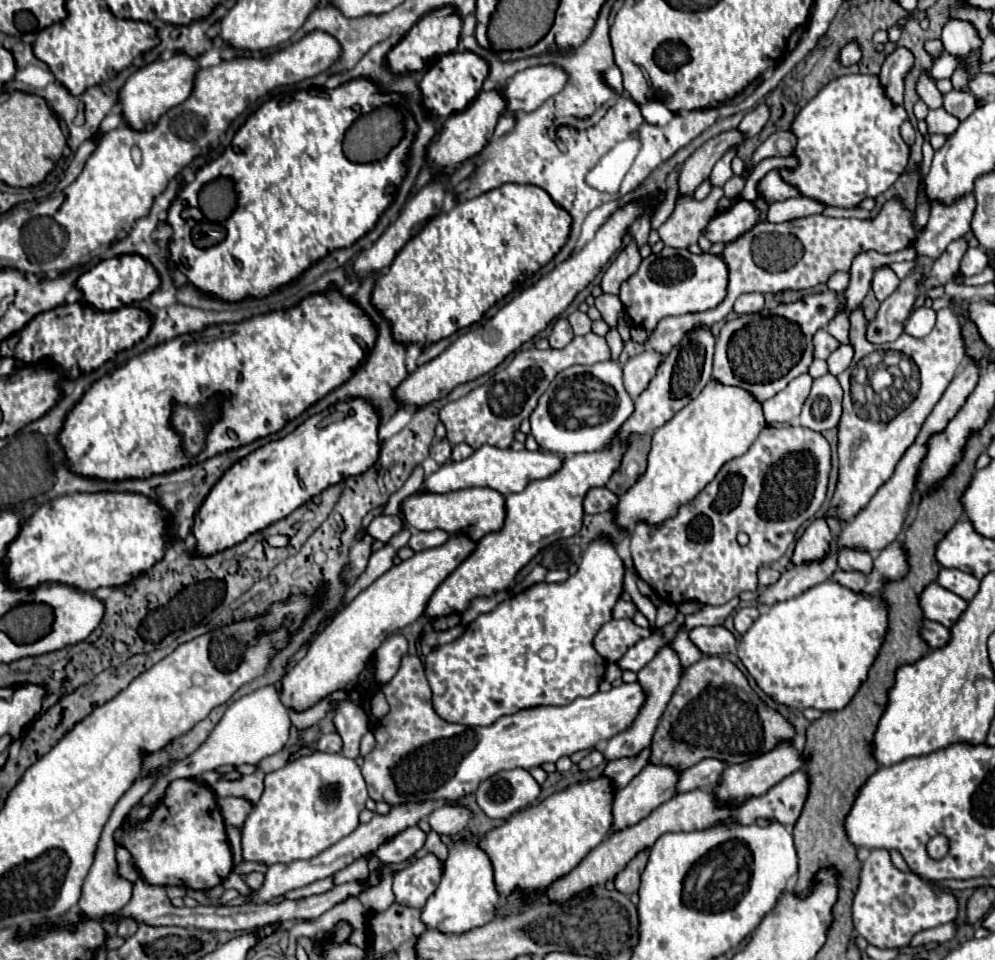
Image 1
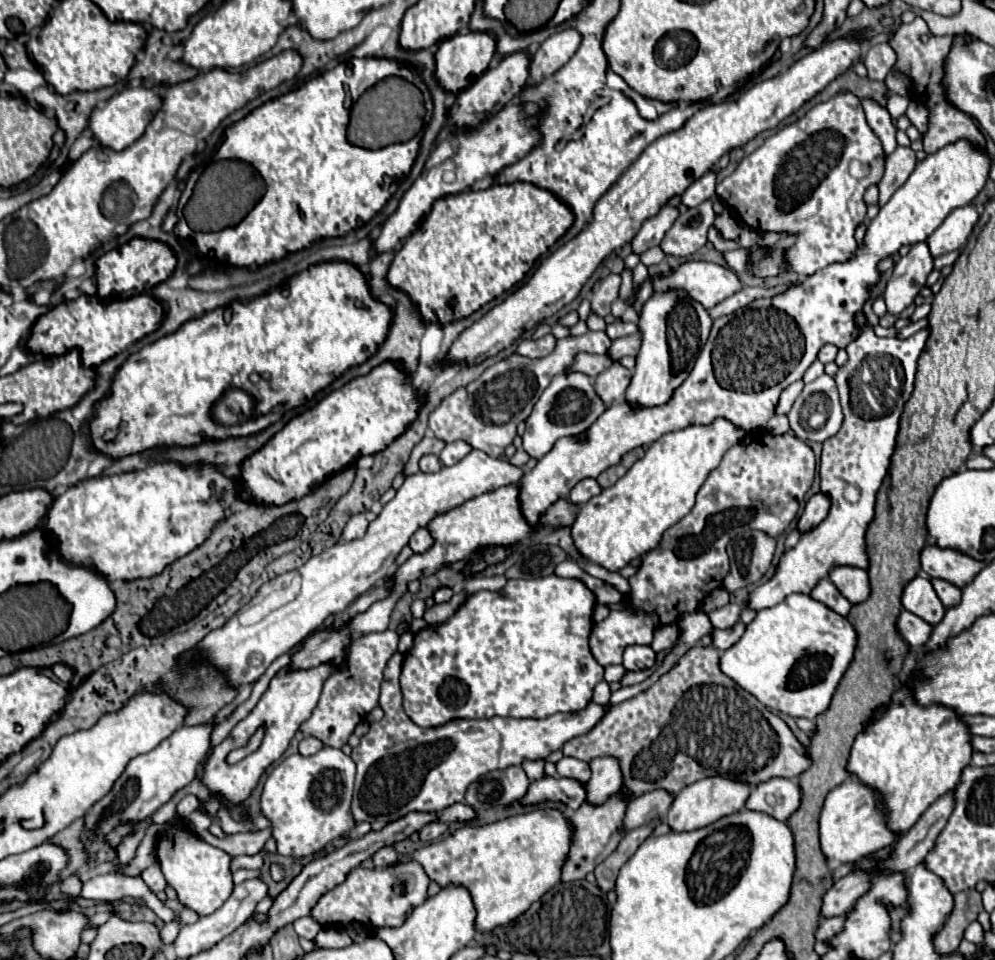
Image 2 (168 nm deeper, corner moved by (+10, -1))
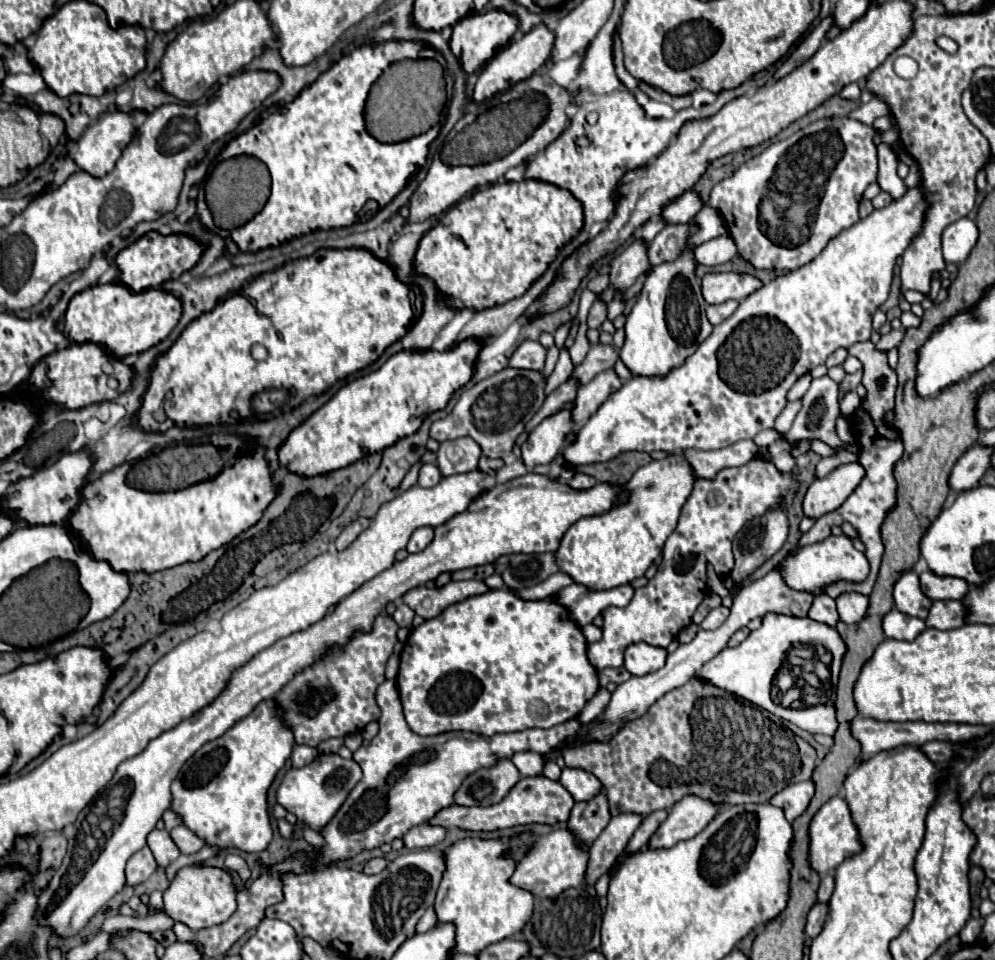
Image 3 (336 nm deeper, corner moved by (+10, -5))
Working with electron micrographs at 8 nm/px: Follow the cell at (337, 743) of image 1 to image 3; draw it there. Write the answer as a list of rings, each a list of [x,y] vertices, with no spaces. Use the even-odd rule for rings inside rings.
[[[294,746],[292,750],[292,766],[294,768],[302,768],[306,764],[310,764],[310,760],[314,760],[318,754],[316,748],[310,748],[310,746]]]

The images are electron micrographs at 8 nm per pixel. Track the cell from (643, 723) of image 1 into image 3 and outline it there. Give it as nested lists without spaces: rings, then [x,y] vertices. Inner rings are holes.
[[[600,792],[590,802],[576,802],[566,822],[566,828],[574,834],[576,848],[590,848],[590,844],[598,838],[598,834],[610,822],[606,792]]]

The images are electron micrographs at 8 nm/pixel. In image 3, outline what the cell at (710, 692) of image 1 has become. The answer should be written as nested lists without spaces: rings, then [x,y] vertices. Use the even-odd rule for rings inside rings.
[[[692,678],[688,684],[666,692],[642,718],[628,722],[610,742],[582,744],[566,750],[562,756],[568,768],[592,772],[602,782],[612,816],[622,812],[648,816],[654,810],[672,808],[688,794],[710,800],[718,806],[770,802],[770,798],[788,784],[812,776],[816,750],[774,714],[750,704],[748,700],[740,700],[726,690]]]

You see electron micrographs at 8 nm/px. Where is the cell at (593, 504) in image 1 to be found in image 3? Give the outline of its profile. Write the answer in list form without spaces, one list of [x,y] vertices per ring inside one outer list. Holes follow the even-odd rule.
[[[574,474],[574,476],[568,480],[568,484],[570,484],[572,488],[576,488],[576,490],[588,490],[588,488],[592,488],[592,486],[596,484],[596,480],[594,480],[592,476],[586,476],[586,474]]]

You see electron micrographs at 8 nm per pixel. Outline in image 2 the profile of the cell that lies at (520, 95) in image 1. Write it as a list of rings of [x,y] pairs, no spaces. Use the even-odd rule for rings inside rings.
[[[564,30],[550,36],[530,58],[528,86],[538,86],[546,76],[558,72],[578,50],[580,34],[576,30]]]

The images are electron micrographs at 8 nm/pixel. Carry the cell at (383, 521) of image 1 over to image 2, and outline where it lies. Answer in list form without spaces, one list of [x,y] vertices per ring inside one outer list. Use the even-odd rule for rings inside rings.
[[[364,512],[364,514],[352,516],[352,518],[348,520],[344,532],[342,532],[342,538],[344,538],[344,540],[356,540],[358,536],[364,536],[370,520],[374,520],[374,518],[376,518],[374,512]]]

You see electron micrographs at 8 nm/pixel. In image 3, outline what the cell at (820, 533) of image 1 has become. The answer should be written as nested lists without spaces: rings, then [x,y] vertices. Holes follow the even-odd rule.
[[[848,462],[834,468],[828,476],[814,480],[804,496],[804,514],[808,518],[820,518],[838,510],[850,492],[860,484],[864,474],[862,464]]]

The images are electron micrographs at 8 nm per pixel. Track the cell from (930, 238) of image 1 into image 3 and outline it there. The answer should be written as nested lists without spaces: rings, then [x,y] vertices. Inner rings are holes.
[[[960,218],[952,222],[942,232],[942,252],[944,260],[950,264],[962,264],[972,252],[978,238],[978,228],[970,218]]]

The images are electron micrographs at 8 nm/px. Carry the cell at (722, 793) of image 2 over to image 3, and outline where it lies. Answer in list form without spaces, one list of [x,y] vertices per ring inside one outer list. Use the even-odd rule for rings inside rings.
[[[684,796],[678,804],[674,804],[660,828],[650,836],[648,846],[652,850],[672,848],[682,840],[694,838],[716,816],[716,812],[718,806],[714,802],[702,800],[698,796]]]

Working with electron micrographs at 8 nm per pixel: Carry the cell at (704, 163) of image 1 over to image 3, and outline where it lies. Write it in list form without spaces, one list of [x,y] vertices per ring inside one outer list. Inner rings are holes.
[[[636,240],[626,250],[622,250],[618,256],[610,262],[610,286],[596,294],[598,300],[608,304],[616,294],[626,292],[638,276],[642,276],[650,268],[648,256],[646,256],[646,244]]]

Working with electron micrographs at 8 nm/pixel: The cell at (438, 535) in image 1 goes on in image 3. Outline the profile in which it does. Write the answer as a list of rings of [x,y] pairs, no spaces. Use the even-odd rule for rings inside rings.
[[[430,526],[416,528],[416,530],[412,532],[412,536],[410,536],[410,542],[408,542],[406,550],[408,550],[410,554],[414,554],[414,552],[422,552],[422,550],[430,544],[432,538],[434,538],[434,528],[430,528]]]

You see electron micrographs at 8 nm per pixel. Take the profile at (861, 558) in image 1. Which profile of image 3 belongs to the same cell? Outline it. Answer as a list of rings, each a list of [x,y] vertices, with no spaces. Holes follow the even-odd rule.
[[[842,594],[838,600],[836,600],[836,606],[838,606],[838,616],[840,616],[840,622],[844,624],[856,624],[864,618],[866,614],[866,608],[868,608],[868,596],[864,594]]]

